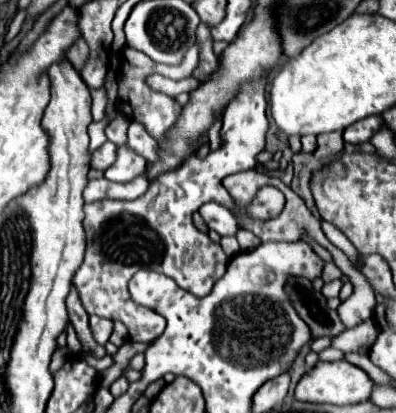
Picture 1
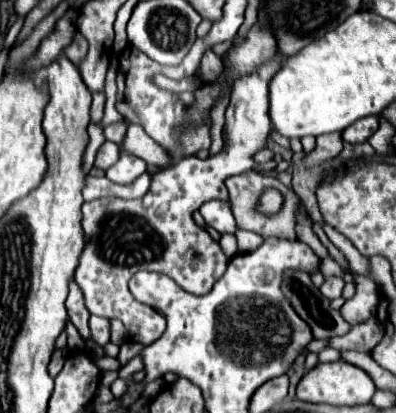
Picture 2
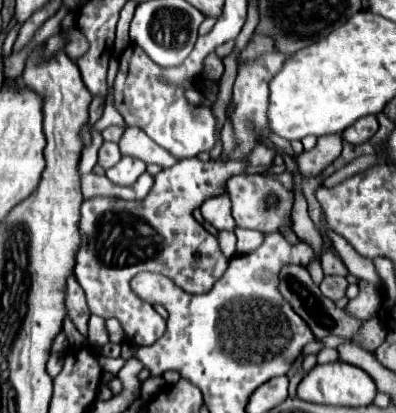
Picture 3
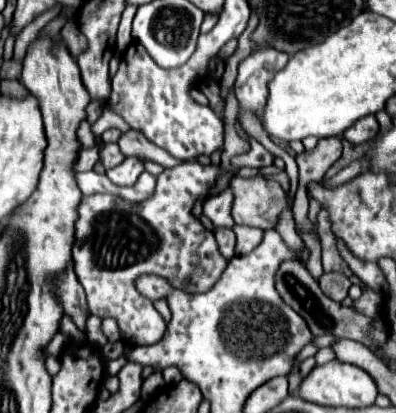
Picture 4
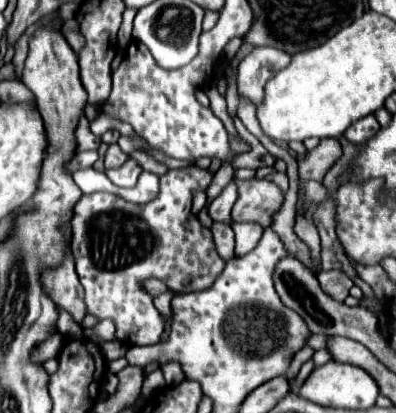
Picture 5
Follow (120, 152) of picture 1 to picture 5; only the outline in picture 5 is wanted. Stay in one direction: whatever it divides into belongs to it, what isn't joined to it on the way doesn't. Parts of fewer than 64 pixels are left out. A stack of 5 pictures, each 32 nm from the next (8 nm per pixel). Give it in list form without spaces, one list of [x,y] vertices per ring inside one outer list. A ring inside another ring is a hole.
[[[128,158],[126,164],[122,164],[120,168],[112,168],[112,170],[106,170],[106,176],[116,184],[116,186],[122,186],[122,188],[132,188],[136,182],[138,182],[138,176],[142,174],[142,166],[134,160],[134,158]]]

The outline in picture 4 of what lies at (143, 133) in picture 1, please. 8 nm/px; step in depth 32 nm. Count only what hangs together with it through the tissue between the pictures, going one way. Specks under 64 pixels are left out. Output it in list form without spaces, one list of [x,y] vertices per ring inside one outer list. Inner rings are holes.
[[[134,128],[122,134],[122,138],[118,140],[118,146],[120,146],[124,156],[136,156],[140,160],[150,160],[150,162],[156,162],[156,164],[160,164],[164,168],[172,168],[172,166],[181,163],[174,156],[170,156],[166,150],[158,148],[152,142],[146,142],[144,134],[134,130]]]

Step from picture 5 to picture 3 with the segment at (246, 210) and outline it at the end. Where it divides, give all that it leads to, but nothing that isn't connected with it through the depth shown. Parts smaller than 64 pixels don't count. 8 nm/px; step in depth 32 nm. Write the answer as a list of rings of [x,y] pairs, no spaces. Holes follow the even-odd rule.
[[[238,174],[226,180],[226,188],[232,200],[232,216],[236,220],[236,226],[240,228],[250,228],[258,230],[262,234],[272,234],[272,232],[284,232],[286,228],[292,226],[292,206],[294,206],[294,192],[286,190],[276,178],[266,176],[266,174]],[[268,192],[276,192],[280,196],[280,204],[274,210],[268,210],[264,206],[264,198]]]

